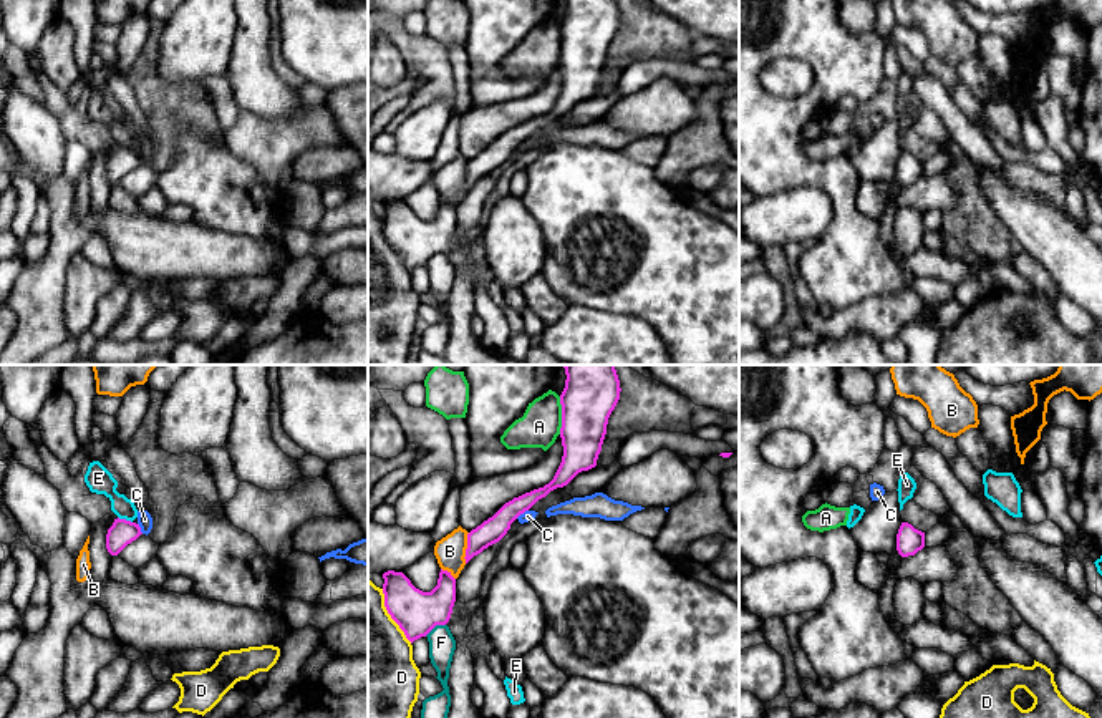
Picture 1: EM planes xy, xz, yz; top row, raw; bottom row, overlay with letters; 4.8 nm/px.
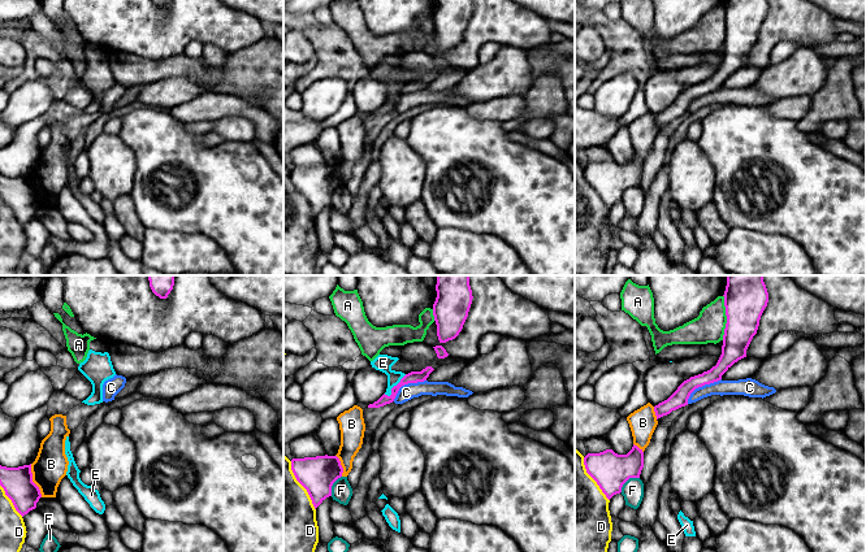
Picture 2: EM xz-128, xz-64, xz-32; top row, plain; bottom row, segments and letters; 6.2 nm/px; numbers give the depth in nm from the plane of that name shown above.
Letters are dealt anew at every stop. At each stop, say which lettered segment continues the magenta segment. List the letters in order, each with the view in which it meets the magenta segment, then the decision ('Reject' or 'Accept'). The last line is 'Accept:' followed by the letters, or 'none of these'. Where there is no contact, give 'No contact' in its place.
A: Touches magenta in xz. Reject
B: Touches magenta in xz. Reject
C: Touches magenta in xz. Reject
D: Touches magenta in xz. Reject
E: Touches magenta in xy. Reject
F: Touches magenta in xz. Reject
Accept: none of these

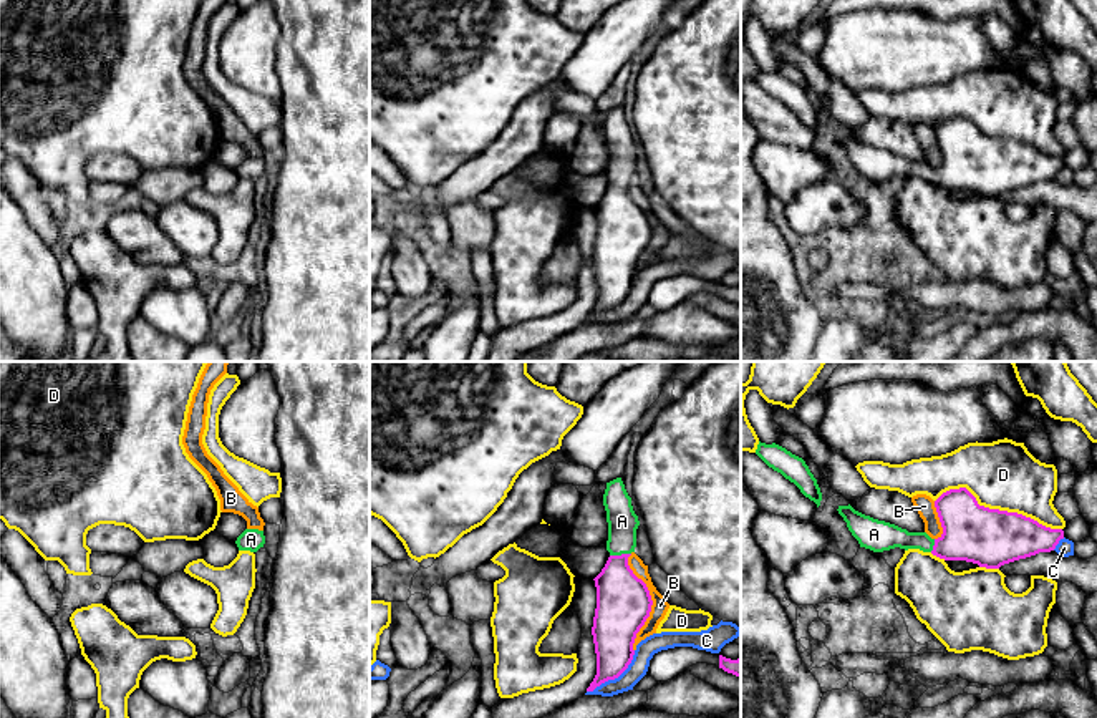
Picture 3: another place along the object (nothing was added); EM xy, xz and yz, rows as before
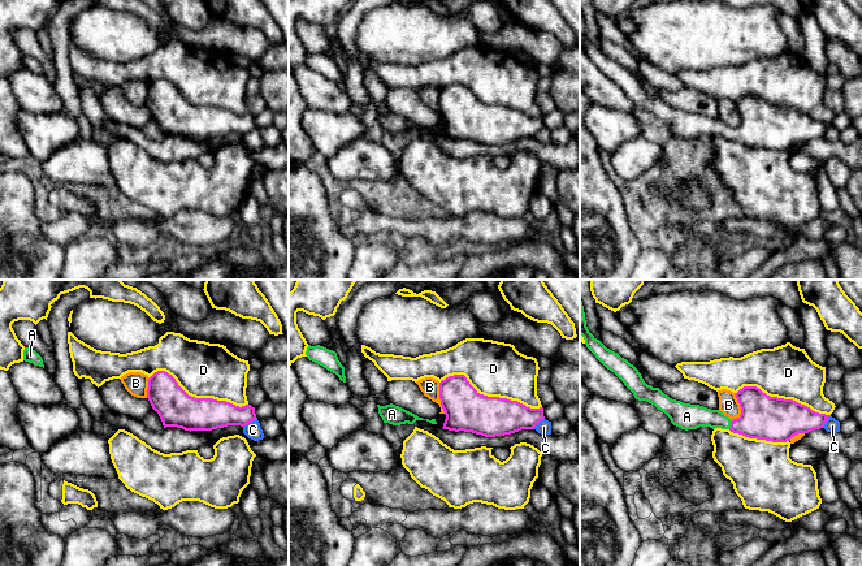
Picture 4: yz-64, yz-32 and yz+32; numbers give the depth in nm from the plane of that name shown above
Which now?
A: Touches magenta in xz. Accept
B: Touches magenta in xz. Reject
C: Touches magenta in xz. Reject
D: Touches magenta in yz. Reject
Accept: A

